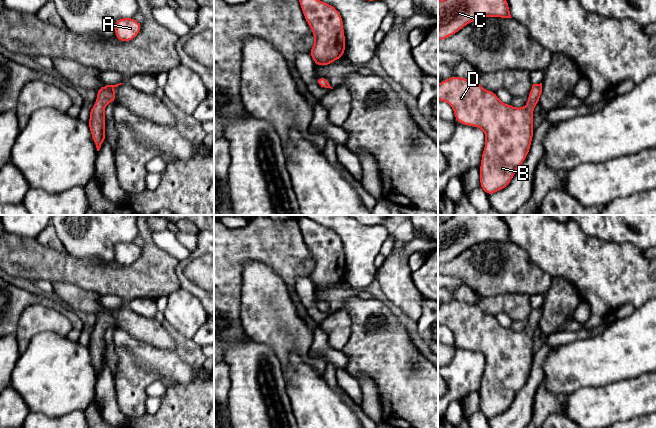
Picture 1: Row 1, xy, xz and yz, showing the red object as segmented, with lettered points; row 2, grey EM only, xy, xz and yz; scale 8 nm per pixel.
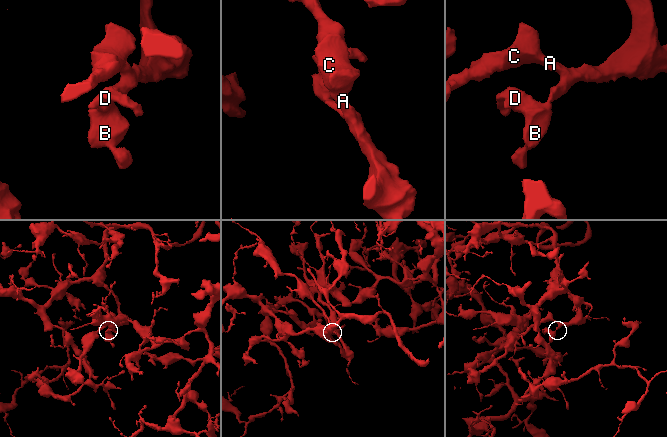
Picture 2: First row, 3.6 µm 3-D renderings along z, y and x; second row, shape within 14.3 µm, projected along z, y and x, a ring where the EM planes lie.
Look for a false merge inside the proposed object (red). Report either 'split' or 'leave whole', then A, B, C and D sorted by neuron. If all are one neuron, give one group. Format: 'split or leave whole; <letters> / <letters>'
leave whole; A B C D

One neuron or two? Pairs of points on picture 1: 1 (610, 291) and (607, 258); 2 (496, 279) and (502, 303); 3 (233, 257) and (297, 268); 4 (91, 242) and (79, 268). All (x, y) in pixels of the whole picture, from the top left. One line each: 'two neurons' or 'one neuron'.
1: one neuron
2: two neurons
3: one neuron
4: two neurons

